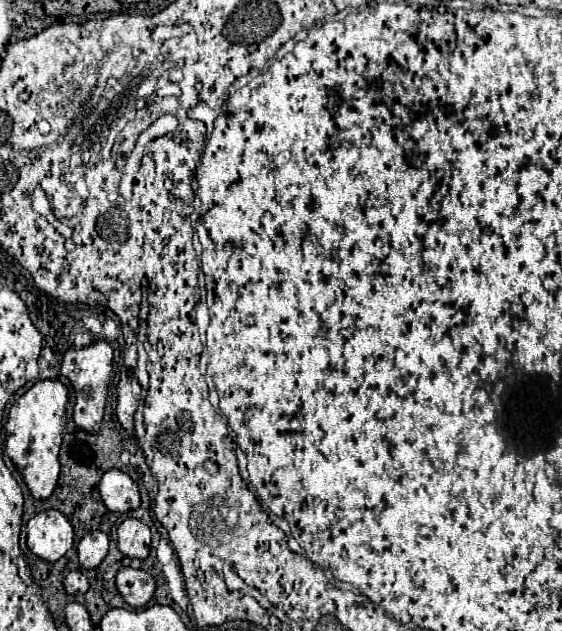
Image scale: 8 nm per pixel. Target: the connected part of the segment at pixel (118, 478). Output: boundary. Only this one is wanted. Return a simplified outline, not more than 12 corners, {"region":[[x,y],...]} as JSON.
{"region":[[110,469],[98,491],[112,513],[140,505],[138,485],[128,473]]}

